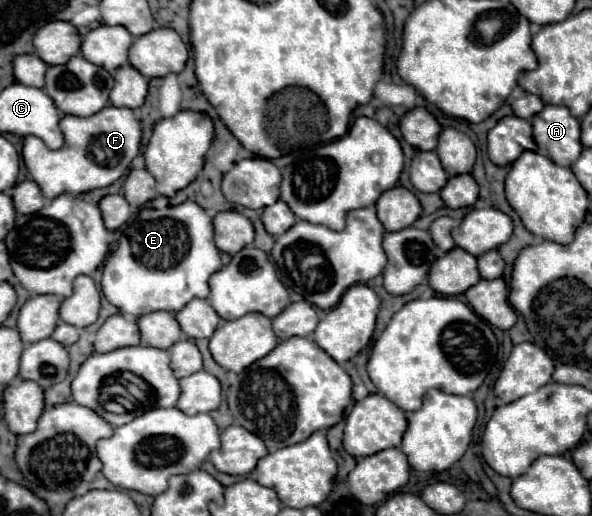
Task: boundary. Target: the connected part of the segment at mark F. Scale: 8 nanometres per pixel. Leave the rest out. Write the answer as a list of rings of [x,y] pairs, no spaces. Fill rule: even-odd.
[[[105,106],[89,118],[65,116],[59,122],[65,144],[59,150],[47,150],[43,142],[35,136],[25,136],[23,140],[23,162],[41,188],[45,200],[53,200],[59,194],[83,194],[95,188],[111,186],[127,170],[131,160],[139,152],[141,144],[141,124],[133,110]]]

